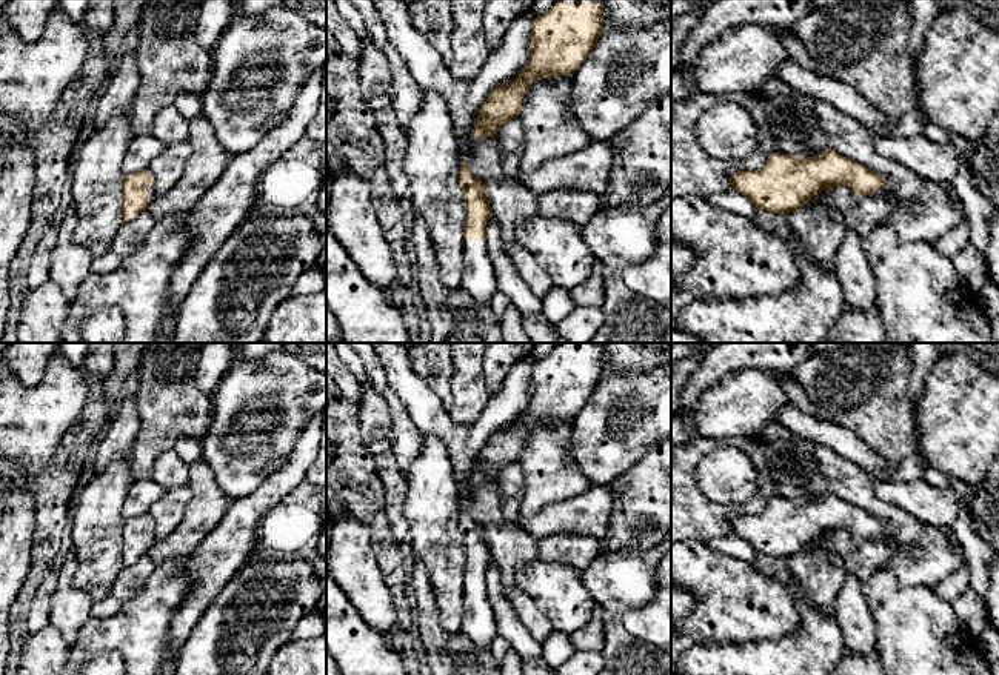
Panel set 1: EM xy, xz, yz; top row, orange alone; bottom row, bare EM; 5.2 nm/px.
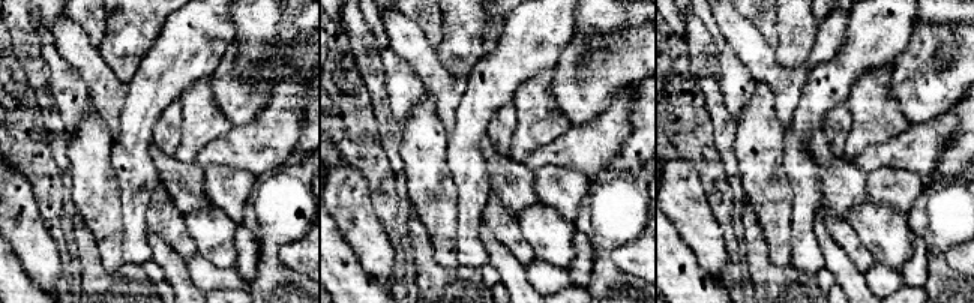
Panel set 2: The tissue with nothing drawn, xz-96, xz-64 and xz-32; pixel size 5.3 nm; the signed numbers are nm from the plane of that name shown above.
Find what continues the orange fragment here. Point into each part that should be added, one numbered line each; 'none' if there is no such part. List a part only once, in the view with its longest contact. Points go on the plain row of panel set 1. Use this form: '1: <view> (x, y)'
1: xz (479, 625)

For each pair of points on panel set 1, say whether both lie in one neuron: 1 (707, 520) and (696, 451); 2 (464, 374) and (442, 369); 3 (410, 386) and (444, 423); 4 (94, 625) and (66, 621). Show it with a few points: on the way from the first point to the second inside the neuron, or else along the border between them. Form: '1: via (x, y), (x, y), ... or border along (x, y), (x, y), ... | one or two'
1: via (690, 503), (687, 500), (687, 468) | one
2: border along (453, 359), (451, 403), (448, 406) | two
3: via (416, 395), (434, 415) | one
4: border along (90, 615), (70, 649) | two

